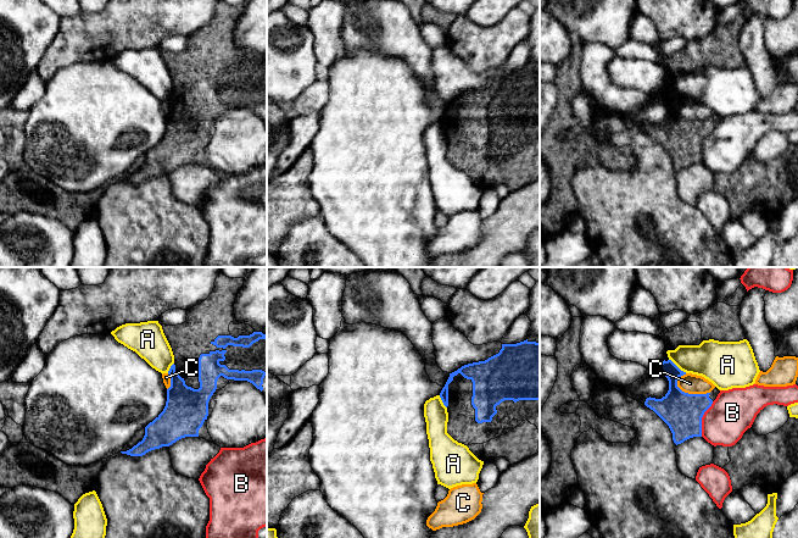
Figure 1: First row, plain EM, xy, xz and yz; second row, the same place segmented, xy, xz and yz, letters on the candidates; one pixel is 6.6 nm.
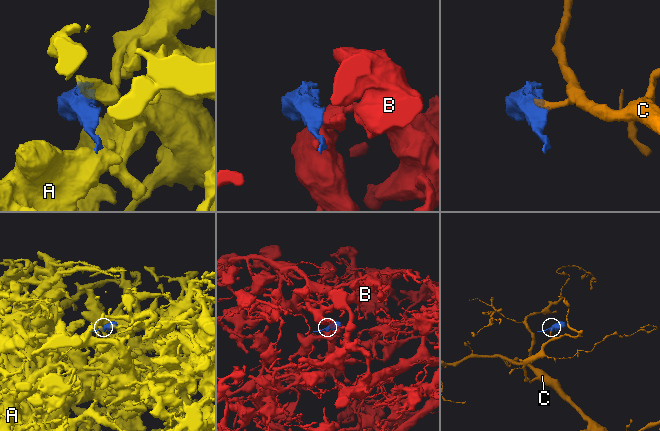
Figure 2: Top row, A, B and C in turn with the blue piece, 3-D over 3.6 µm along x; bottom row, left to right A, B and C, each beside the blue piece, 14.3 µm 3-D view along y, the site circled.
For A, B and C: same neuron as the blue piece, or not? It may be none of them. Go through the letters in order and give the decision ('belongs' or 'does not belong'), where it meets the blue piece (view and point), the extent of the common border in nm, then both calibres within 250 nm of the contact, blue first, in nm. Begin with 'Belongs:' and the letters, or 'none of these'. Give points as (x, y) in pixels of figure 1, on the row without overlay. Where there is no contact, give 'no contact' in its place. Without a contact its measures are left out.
Belongs: none of these
A: does not belong; contact yz (676, 93); length 150 nm; calibres 190 and 260 nm
B: does not belong; contact yz (701, 145); length 240 nm; calibres 260 and 300 nm
C: does not belong; contact yz (691, 121); length 240 nm; calibres 260 and 130 nm

